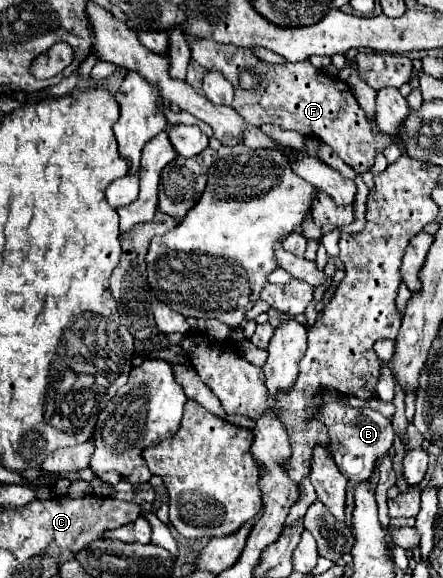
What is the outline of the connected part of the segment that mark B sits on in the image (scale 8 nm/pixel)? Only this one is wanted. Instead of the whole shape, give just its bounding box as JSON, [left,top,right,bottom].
[320,402,394,482]

